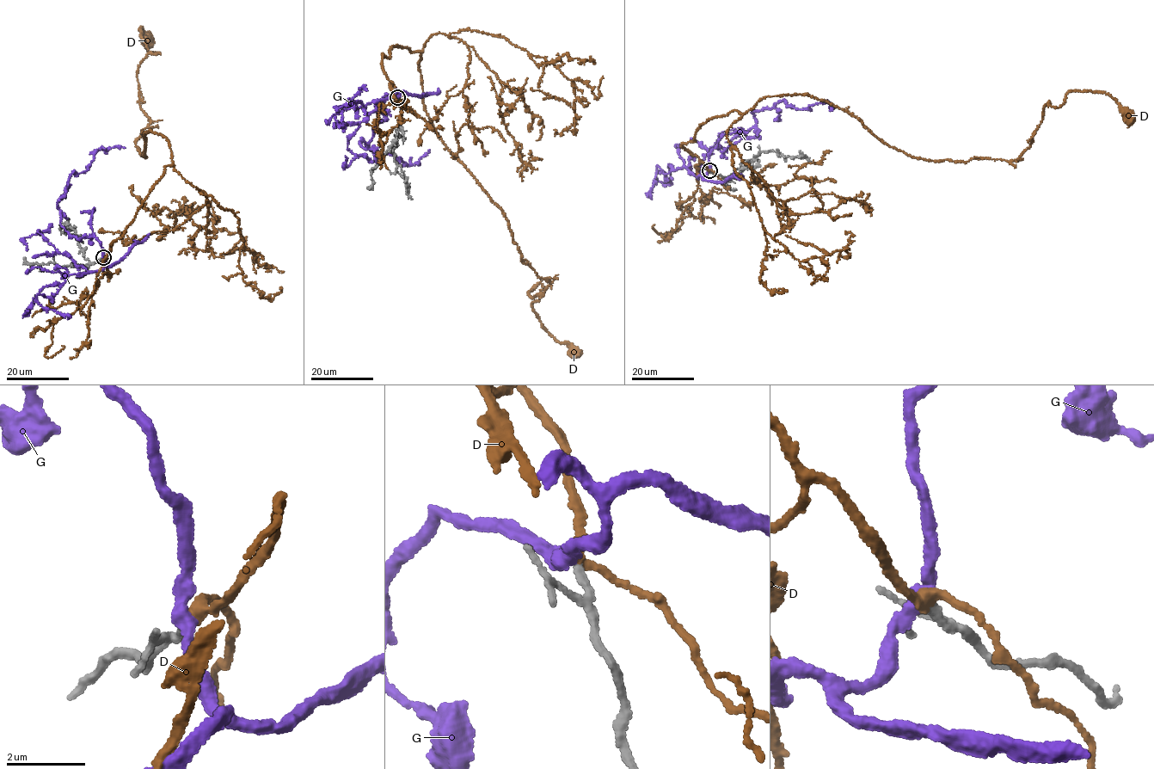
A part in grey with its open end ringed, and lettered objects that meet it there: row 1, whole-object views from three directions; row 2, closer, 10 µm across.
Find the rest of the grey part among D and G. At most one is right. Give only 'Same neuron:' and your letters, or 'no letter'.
Same neuron: D

